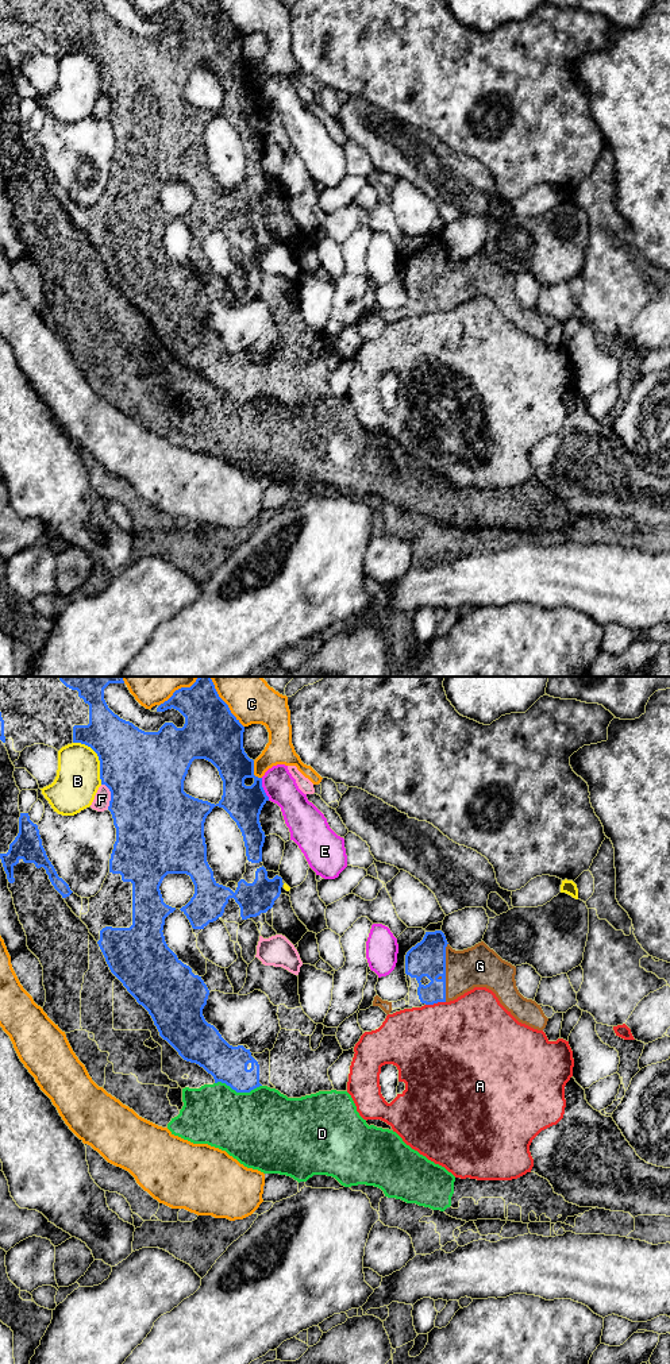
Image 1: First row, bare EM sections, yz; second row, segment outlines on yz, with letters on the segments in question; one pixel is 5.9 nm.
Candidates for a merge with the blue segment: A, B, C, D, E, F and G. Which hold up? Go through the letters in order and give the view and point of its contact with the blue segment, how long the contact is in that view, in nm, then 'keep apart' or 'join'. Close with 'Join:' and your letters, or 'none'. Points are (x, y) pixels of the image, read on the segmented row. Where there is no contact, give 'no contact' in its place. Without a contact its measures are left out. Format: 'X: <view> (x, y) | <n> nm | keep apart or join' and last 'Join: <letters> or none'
A: yz (435, 1002) | 120 nm | keep apart
B: yz (99, 758) | 300 nm | keep apart
C: yz (224, 702) | 360 nm | keep apart
D: yz (238, 1091) | 280 nm | keep apart
E: yz (262, 789) | 140 nm | keep apart
F: yz (111, 796) | 160 nm | keep apart
G: yz (445, 973) | 360 nm | join
Join: G

